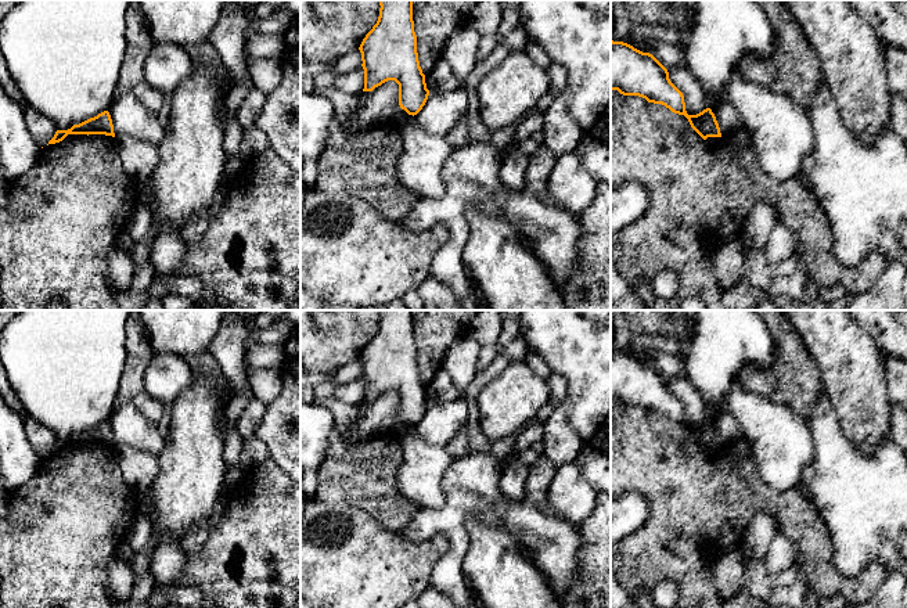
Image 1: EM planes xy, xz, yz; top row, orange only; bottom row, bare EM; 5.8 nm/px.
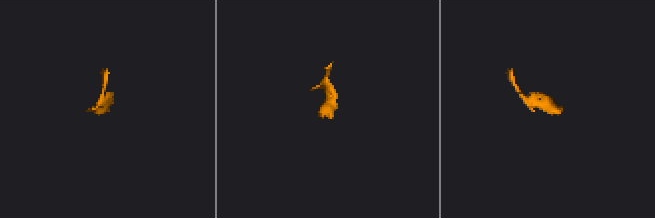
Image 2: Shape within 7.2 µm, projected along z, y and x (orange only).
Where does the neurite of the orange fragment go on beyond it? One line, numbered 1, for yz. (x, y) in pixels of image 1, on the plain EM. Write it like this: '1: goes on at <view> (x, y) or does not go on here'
1: does not go on here

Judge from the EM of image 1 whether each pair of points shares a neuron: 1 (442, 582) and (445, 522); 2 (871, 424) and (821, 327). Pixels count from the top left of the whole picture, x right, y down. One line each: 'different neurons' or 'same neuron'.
1: same neuron
2: same neuron

